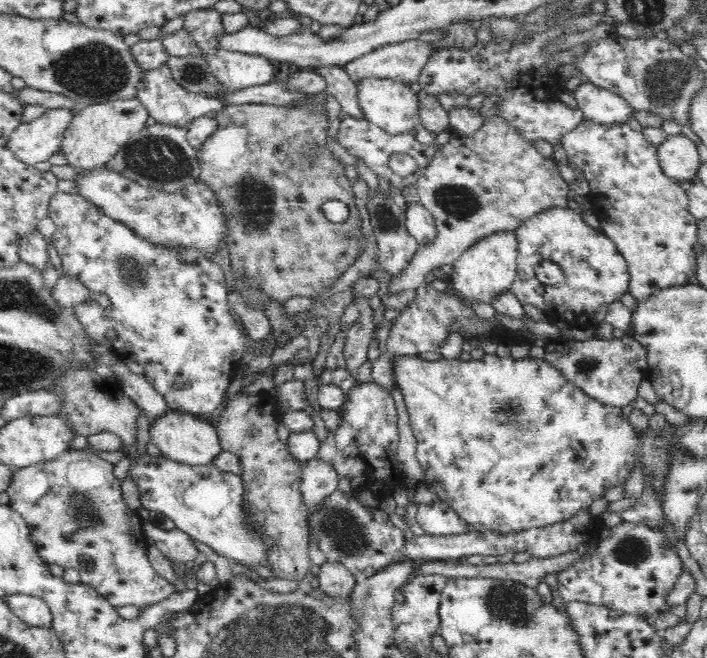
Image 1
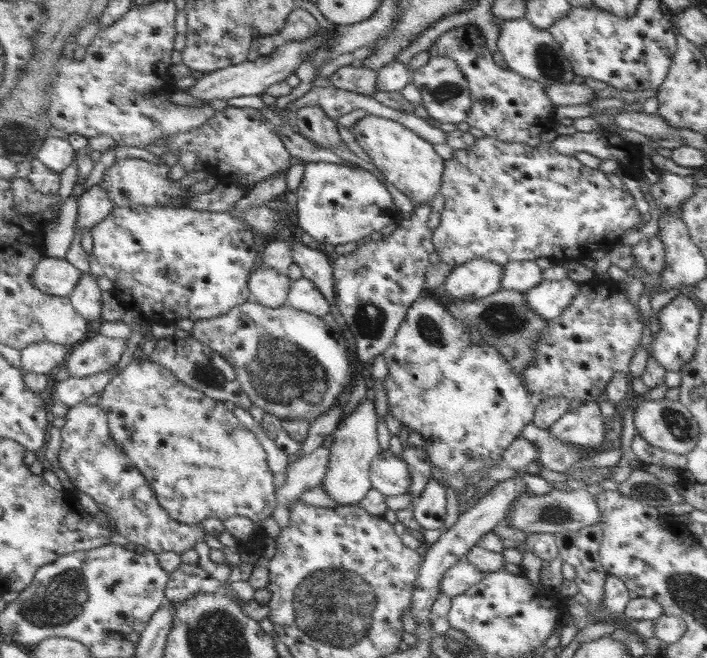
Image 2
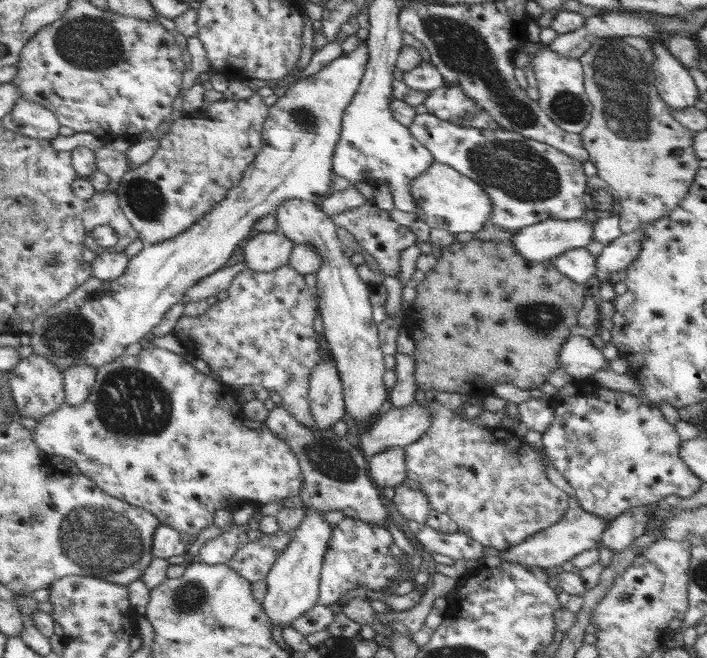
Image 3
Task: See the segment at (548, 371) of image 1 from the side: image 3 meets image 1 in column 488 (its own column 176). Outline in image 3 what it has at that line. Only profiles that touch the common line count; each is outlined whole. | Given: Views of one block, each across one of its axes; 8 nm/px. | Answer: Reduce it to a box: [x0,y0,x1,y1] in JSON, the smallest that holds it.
[35,346,305,542]

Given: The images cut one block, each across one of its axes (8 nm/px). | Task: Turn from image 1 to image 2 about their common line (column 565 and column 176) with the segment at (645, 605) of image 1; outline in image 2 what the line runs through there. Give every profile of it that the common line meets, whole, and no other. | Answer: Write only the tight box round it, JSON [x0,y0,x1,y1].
[167,564,225,604]

